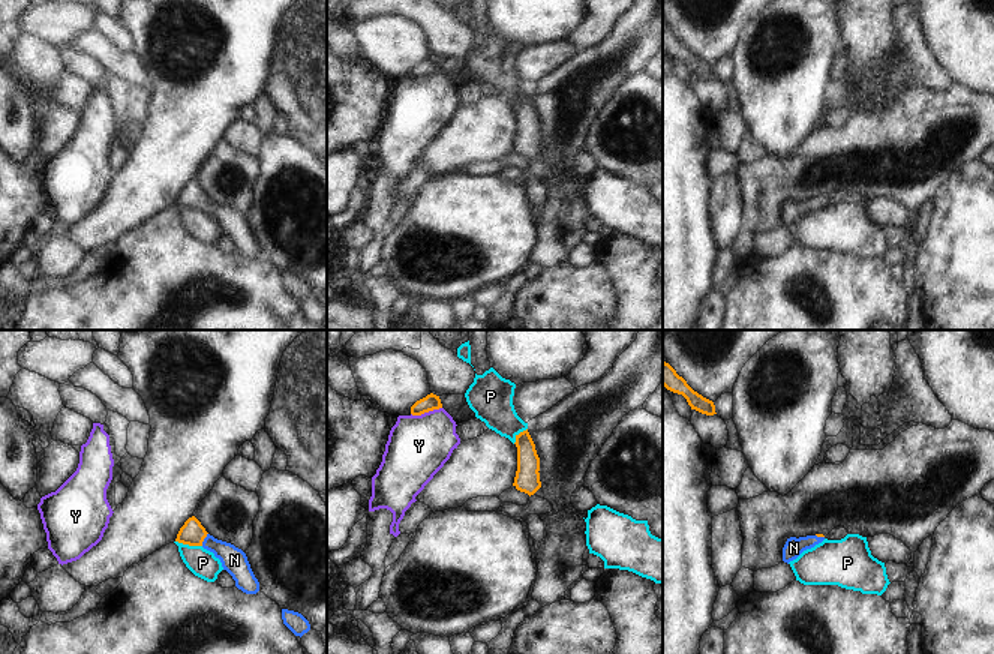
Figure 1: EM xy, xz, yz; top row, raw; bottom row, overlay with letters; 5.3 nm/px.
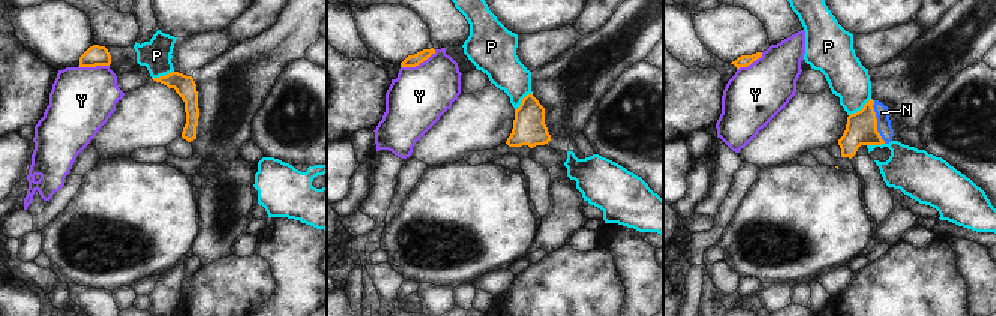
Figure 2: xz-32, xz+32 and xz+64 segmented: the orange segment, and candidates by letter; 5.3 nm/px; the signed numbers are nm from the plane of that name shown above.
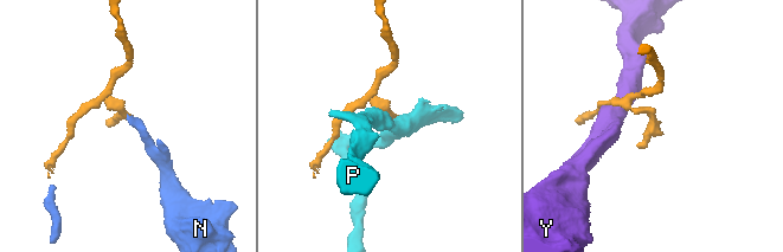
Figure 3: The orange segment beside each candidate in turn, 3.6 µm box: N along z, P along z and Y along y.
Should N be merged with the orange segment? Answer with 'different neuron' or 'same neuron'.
same neuron

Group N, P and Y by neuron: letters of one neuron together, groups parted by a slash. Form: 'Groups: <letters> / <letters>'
Groups: N / P / Y

